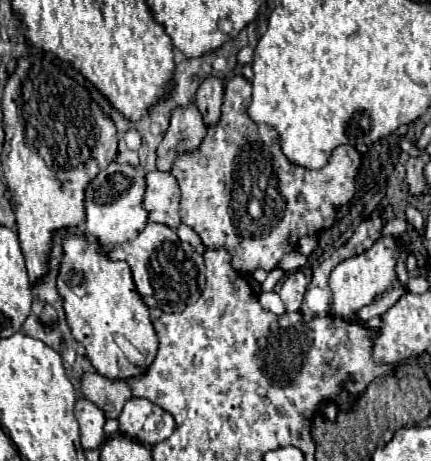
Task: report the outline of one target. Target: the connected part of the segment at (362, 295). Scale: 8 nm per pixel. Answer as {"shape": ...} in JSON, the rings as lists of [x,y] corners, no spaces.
{"shape":[[[380,237],[368,251],[338,263],[330,275],[330,289],[332,289],[332,313],[336,317],[352,315],[354,311],[370,305],[378,295],[386,293],[386,289],[396,279],[396,239],[394,237]]]}

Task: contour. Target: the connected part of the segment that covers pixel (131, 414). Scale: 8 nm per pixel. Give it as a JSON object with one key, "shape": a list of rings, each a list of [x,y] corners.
{"shape":[[[132,397],[126,405],[124,405],[124,411],[122,415],[118,417],[118,423],[120,423],[120,433],[126,435],[126,437],[132,437],[136,439],[138,443],[144,443],[144,445],[154,445],[154,443],[160,443],[164,439],[168,439],[168,435],[174,431],[174,419],[172,415],[168,415],[166,411],[158,409],[158,415],[162,417],[164,421],[164,427],[154,431],[154,433],[146,433],[144,431],[144,423],[148,419],[148,415],[152,415],[158,407],[146,399],[138,399],[138,397]]]}

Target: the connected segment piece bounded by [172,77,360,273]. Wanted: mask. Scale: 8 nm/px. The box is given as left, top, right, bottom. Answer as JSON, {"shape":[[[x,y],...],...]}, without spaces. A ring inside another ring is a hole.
{"shape":[[[232,77],[224,89],[222,117],[216,127],[210,127],[196,153],[176,157],[172,175],[180,185],[180,217],[192,227],[208,249],[224,249],[232,257],[232,267],[240,273],[254,269],[272,271],[280,259],[296,250],[299,240],[307,235],[318,235],[322,229],[334,225],[336,209],[354,197],[354,177],[360,167],[360,155],[352,145],[340,145],[322,169],[306,169],[288,161],[280,149],[280,135],[270,125],[256,125],[246,109],[250,105],[252,85],[244,77]]]}

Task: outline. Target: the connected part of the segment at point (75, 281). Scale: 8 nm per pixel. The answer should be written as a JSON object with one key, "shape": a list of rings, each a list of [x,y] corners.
{"shape":[[[68,237],[64,241],[62,269],[58,273],[58,291],[64,299],[70,331],[74,339],[84,345],[86,357],[100,375],[110,381],[128,381],[132,377],[140,377],[142,373],[126,361],[124,353],[114,341],[116,335],[126,337],[146,357],[148,365],[152,365],[156,359],[158,339],[148,317],[148,307],[144,307],[144,301],[132,283],[130,267],[124,261],[110,261],[106,255],[100,255],[96,241]]]}

